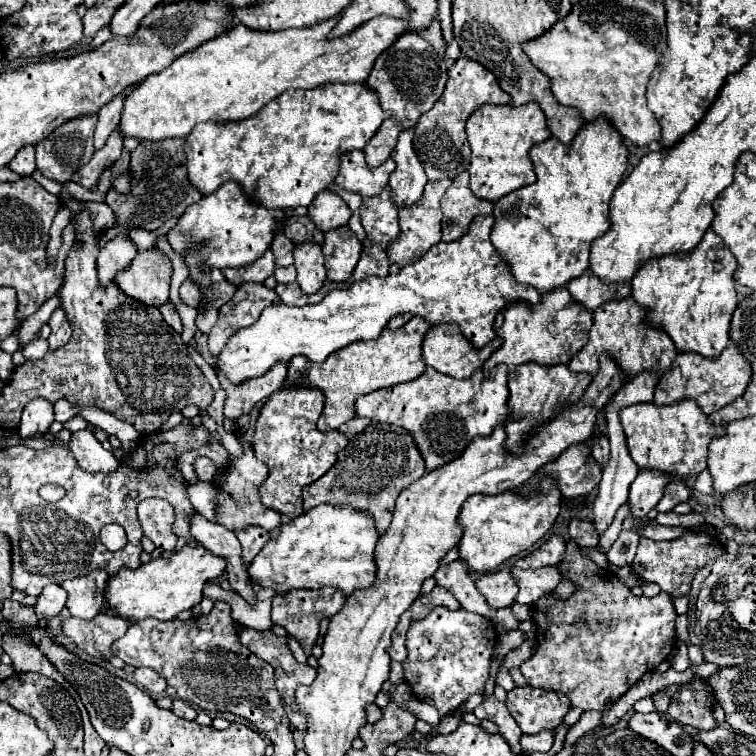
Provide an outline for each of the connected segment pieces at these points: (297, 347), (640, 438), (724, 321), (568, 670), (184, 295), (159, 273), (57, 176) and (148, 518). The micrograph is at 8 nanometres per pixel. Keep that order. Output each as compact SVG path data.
M478 216L470 224L470 232L466 236L462 236L460 240L454 240L454 242L438 242L420 260L404 266L400 270L400 274L396 274L396 276L386 276L386 278L370 276L366 280L350 284L346 290L332 290L324 296L322 302L302 306L302 308L284 306L284 304L264 308L260 318L252 326L238 330L228 340L228 344L224 346L224 350L218 356L218 360L220 360L218 368L230 378L230 382L240 384L248 378L262 376L262 372L268 372L268 368L272 364L276 364L278 360L288 362L296 354L302 354L312 362L324 362L332 352L344 348L356 340L376 340L382 334L382 330L386 328L386 324L390 322L390 318L394 318L396 314L404 314L404 312L408 312L412 316L420 316L432 326L434 324L456 324L460 328L460 332L466 336L466 340L476 350L480 350L484 344L488 344L494 338L492 322L502 308L506 308L514 302L528 302L532 306L540 302L538 290L516 282L514 276L510 274L508 266L500 260L498 250L490 242L492 224L494 224L494 216Z
M682 400L680 404L670 406L656 406L652 402L632 404L620 412L620 422L626 434L628 452L638 468L658 470L682 480L706 470L708 444L714 436L726 432L722 426L712 426L694 400Z
M708 230L698 244L688 254L672 254L662 256L656 260L648 260L634 276L632 280L632 298L640 308L646 310L644 324L648 328L662 328L672 342L676 344L678 352L696 352L704 358L716 358L722 354L722 350L728 346L728 330L730 330L730 318L736 308L736 290L734 290L734 274L736 270L736 258L728 250L728 246L722 242L718 234Z
M574 540L566 544L566 554L562 564L558 564L562 576L574 584L574 594L566 600L556 594L548 594L542 600L536 600L532 620L536 624L536 652L530 660L520 666L520 672L526 678L526 684L532 688L542 688L546 692L564 692L570 702L582 710L602 710L608 698L620 698L628 692L632 684L640 680L650 670L656 670L660 662L668 660L676 642L676 610L672 596L660 592L658 596L634 596L614 572L600 568L596 562L584 556L582 546Z
M186 280L186 282L180 286L180 300L182 300L186 306L192 306L192 308L198 306L198 302L200 302L200 292L198 292L198 288L196 288L190 280Z
M148 250L138 252L130 268L120 272L114 282L122 288L122 292L126 292L126 296L158 308L168 302L170 278L172 266L168 256L160 250Z
M94 114L68 120L66 124L56 128L48 138L44 138L42 142L36 144L36 170L50 180L66 184L72 178L72 174L92 158L92 154L94 154L94 146L92 146L94 128L96 128Z
M144 498L138 504L138 520L144 536L150 538L158 550L174 550L176 535L172 532L174 514L171 505L161 498Z

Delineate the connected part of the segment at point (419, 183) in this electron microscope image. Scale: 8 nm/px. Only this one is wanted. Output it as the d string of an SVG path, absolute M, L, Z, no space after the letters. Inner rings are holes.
M408 128L406 132L400 132L398 144L392 154L392 160L396 162L396 170L390 174L388 186L392 190L392 198L396 206L408 206L418 202L428 182L420 160L416 160L414 156L412 134L414 134L412 128Z

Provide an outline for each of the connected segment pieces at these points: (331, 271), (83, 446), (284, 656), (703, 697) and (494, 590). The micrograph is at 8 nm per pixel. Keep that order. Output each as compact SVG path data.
M344 226L344 228L336 228L336 230L326 232L326 240L322 244L322 250L326 256L328 280L346 282L360 260L362 244L356 238L356 234L348 226Z
M90 430L72 432L68 446L74 452L78 464L88 472L112 472L118 468L118 460L114 458L114 454L104 450Z
M236 622L236 628L238 628L238 638L240 642L250 648L258 658L262 660L268 660L274 670L276 670L276 688L282 696L282 702L284 702L284 708L286 708L286 714L290 718L290 724L298 730L306 730L306 720L304 720L304 714L296 708L296 698L294 698L294 692L298 688L298 684L310 684L314 678L316 678L316 668L308 666L308 664L300 664L296 662L290 646L288 646L288 638L286 636L276 636L272 630L266 630L266 632L258 632L254 628L242 628L242 624Z
M696 676L694 680L682 684L670 698L668 714L684 726L712 730L718 726L714 718L714 706L718 704L714 688L710 682Z
M498 568L476 580L476 588L482 592L492 608L506 608L516 600L518 586L510 574L510 568Z

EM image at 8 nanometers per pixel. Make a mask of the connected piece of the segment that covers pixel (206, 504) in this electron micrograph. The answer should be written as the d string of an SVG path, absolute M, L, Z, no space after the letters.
M198 482L188 488L192 506L210 522L218 518L218 490L210 482Z

